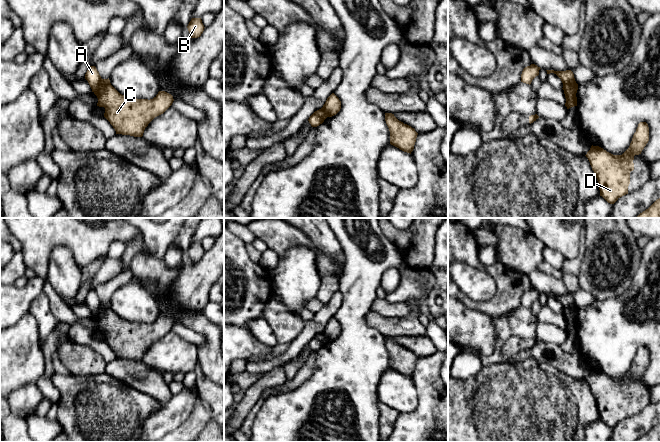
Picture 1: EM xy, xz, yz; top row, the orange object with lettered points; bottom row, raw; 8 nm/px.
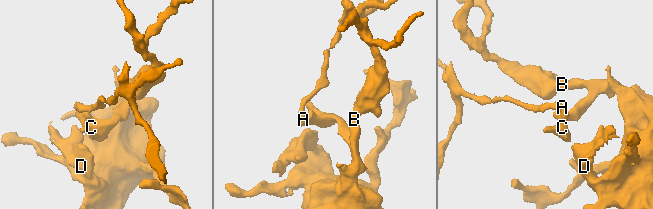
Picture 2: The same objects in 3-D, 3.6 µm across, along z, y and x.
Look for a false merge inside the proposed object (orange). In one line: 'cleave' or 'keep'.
cleave

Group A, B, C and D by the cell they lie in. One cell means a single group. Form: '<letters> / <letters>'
A / B C D

